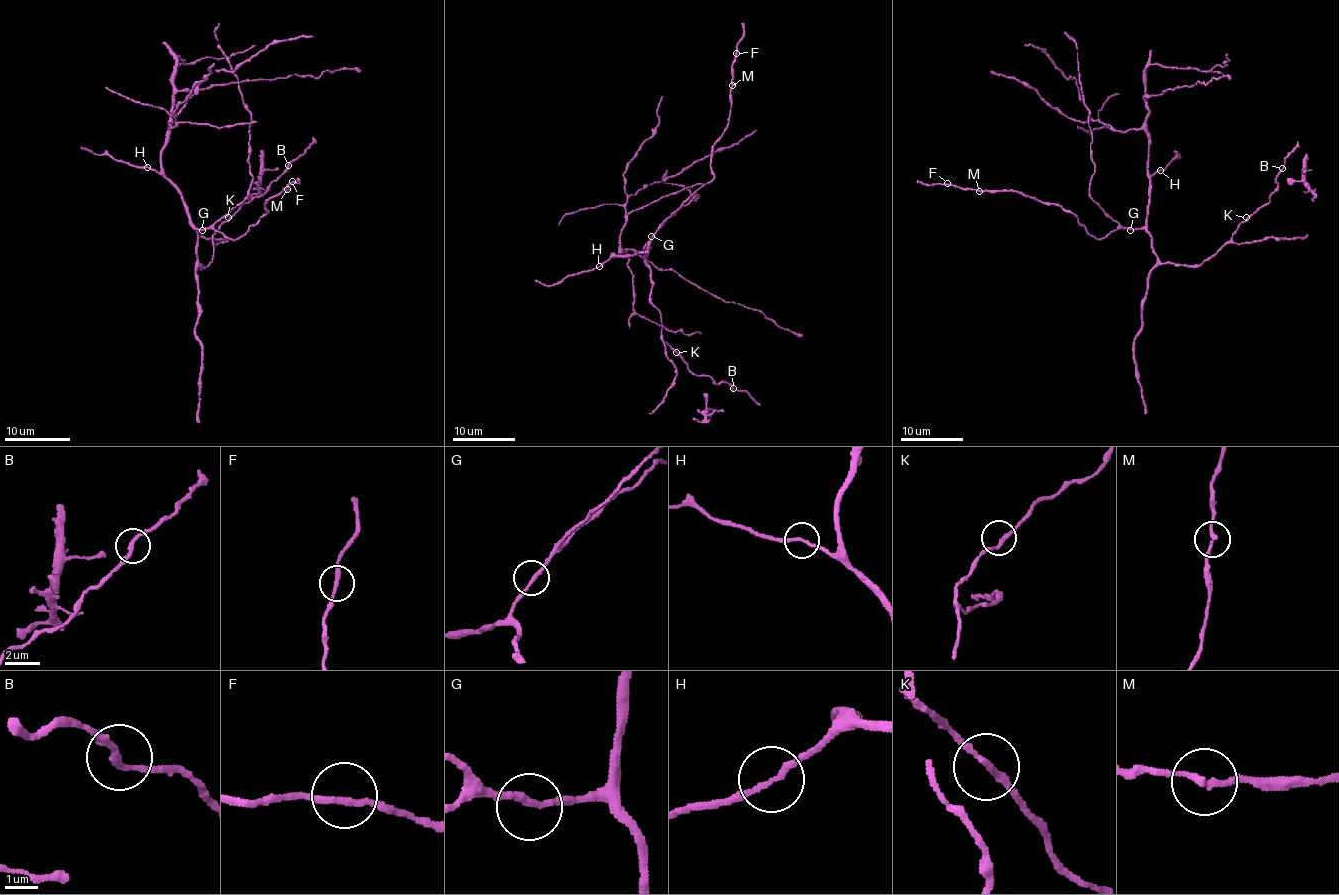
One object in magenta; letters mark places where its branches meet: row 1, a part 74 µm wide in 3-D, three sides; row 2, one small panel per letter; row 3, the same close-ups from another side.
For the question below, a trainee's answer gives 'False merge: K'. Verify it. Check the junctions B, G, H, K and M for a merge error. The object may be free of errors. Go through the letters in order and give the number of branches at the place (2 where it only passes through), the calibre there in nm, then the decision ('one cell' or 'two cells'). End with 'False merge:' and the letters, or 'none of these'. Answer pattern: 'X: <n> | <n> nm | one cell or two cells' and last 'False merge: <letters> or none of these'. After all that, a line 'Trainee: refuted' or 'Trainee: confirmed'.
B: 2 | 190 nm | one cell
G: 2 | 190 nm | one cell
H: 2 | 180 nm | one cell
K: 2 | 200 nm | one cell
M: 2 | 190 nm | one cell
False merge: none of these
Trainee: refuted

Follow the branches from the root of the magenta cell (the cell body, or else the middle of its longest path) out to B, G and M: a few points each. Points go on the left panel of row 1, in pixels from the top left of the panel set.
B: (181, 196), (204, 268), (218, 227), (288, 165)
G: (181, 196), (189, 222), (202, 230)
M: (181, 196), (188, 219), (196, 229), (214, 229), (236, 240), (267, 211), (264, 204), (269, 199), (287, 190)

